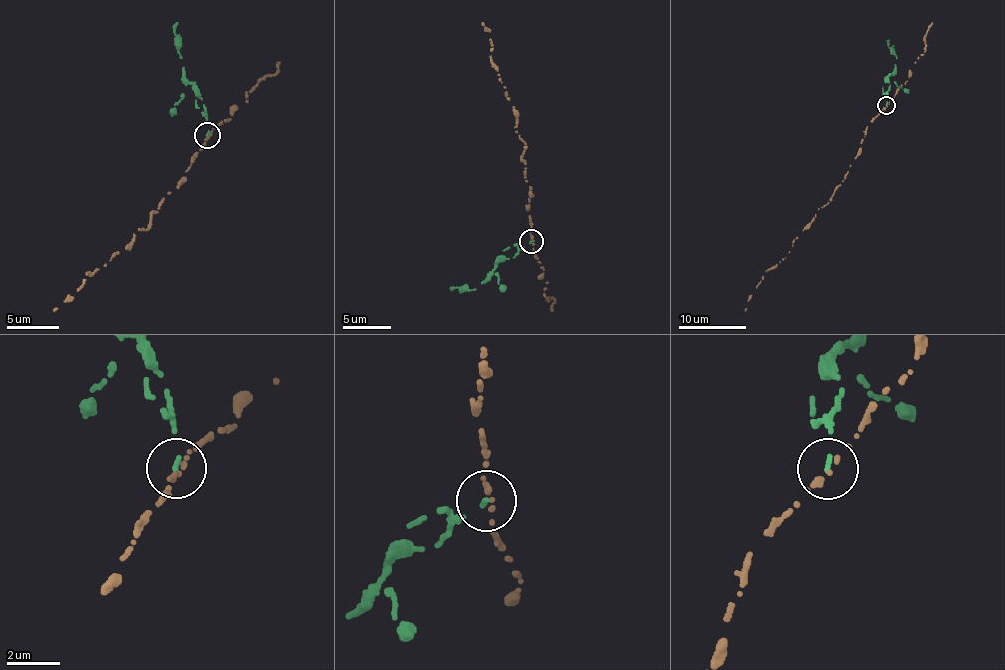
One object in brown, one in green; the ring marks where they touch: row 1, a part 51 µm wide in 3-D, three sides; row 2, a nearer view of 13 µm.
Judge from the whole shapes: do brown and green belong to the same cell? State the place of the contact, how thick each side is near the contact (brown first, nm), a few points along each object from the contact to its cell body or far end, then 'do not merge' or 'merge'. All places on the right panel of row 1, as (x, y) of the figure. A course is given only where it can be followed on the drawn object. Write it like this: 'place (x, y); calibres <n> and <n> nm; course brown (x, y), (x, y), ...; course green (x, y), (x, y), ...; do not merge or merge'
place (886, 105); calibres 180 and 140 nm; course brown (887, 106), (866, 126), (858, 155), (830, 200), (793, 240), (785, 258), (765, 272), (745, 311); course green (887, 105), (890, 85), (887, 77), (894, 71), (897, 58), (888, 46), (889, 39); do not merge

